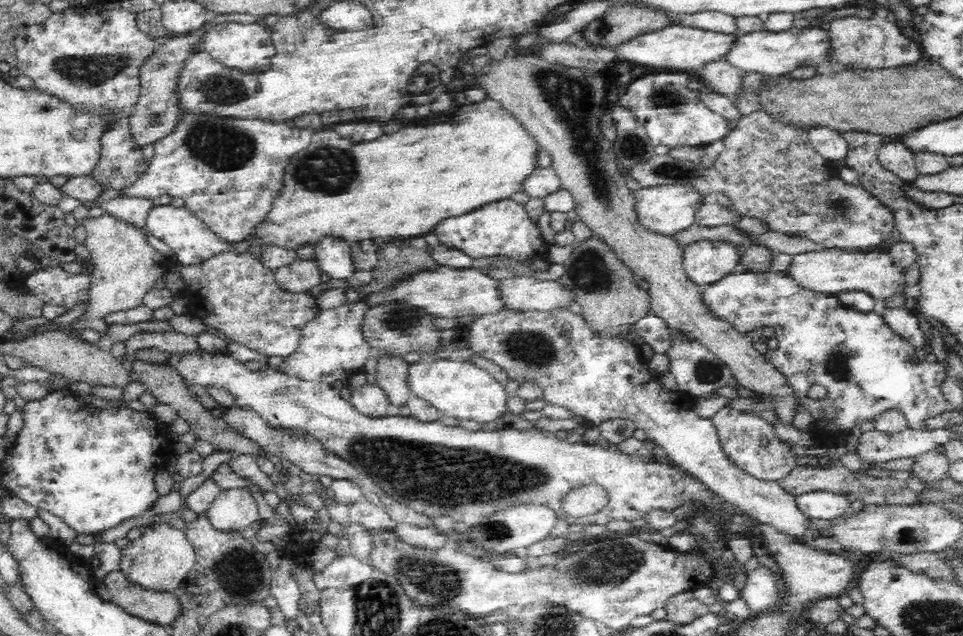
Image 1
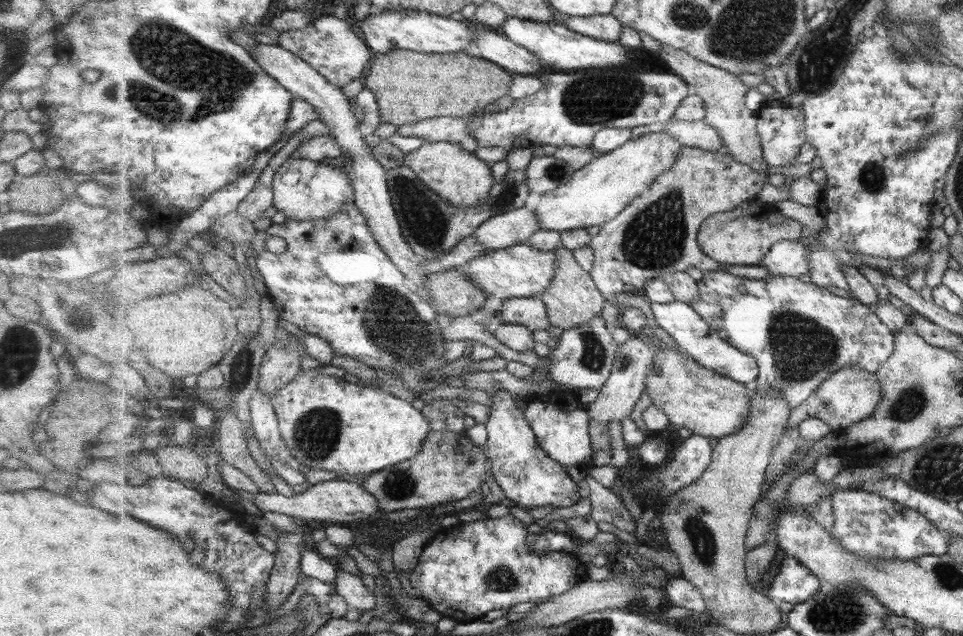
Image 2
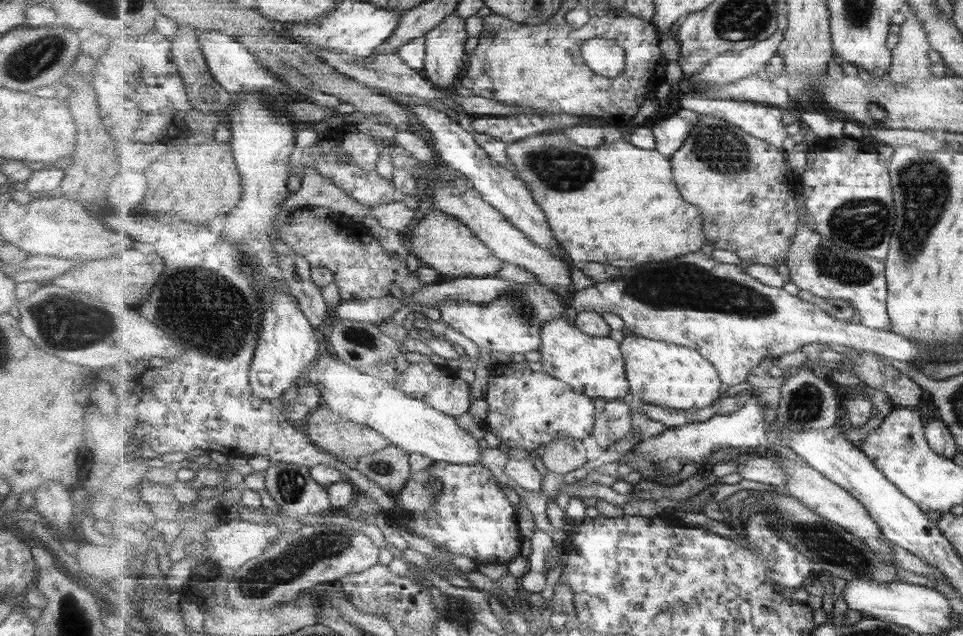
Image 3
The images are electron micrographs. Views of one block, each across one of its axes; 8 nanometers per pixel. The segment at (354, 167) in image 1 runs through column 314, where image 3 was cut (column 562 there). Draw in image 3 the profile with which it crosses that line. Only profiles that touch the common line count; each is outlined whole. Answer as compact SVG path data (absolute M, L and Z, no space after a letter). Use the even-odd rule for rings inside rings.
M539 134L523 138L520 141L507 145L507 154L509 160L514 164L516 174L523 179L527 186L534 193L534 197L546 212L547 220L550 222L554 235L559 239L563 248L570 255L570 258L578 265L582 263L600 262L616 266L617 268L631 268L631 266L639 266L639 264L647 264L647 262L663 262L663 260L671 260L675 256L683 256L689 252L697 252L701 250L701 246L707 242L704 226L703 215L700 208L687 204L681 196L681 192L677 190L675 182L673 182L673 168L671 168L671 159L667 158L662 152L655 150L647 150L637 148L631 141L618 140L617 144L607 144L603 148L581 148L578 144L573 144L565 134Z

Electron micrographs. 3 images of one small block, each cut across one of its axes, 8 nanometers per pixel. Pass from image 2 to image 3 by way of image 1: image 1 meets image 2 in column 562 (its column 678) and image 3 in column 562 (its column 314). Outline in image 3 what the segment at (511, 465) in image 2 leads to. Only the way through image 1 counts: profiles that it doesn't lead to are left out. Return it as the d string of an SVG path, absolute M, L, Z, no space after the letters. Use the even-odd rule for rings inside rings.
M491 364L487 371L489 379L484 400L488 404L488 414L483 425L499 438L501 444L525 449L533 456L540 454L544 445L558 438L570 436L583 440L594 431L595 400L575 392L566 381L555 379L543 371L533 372L529 368L513 370L507 364Z

